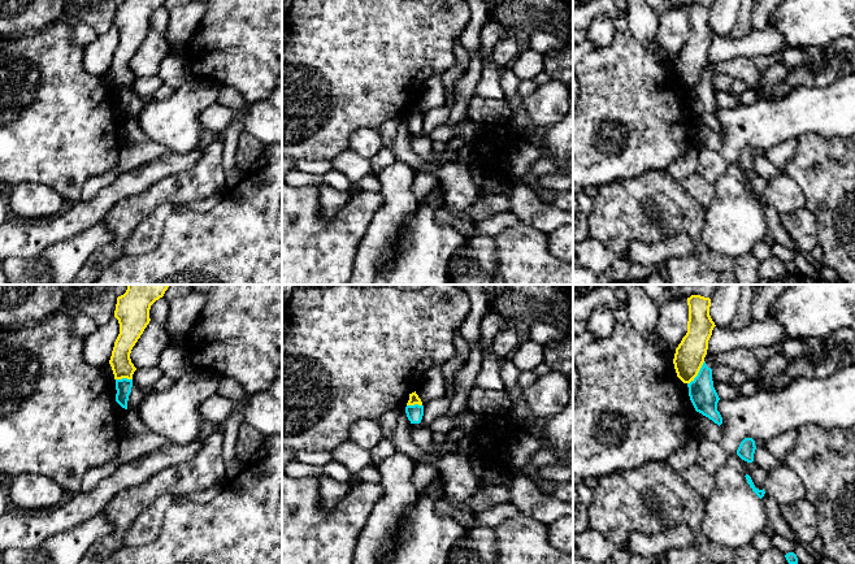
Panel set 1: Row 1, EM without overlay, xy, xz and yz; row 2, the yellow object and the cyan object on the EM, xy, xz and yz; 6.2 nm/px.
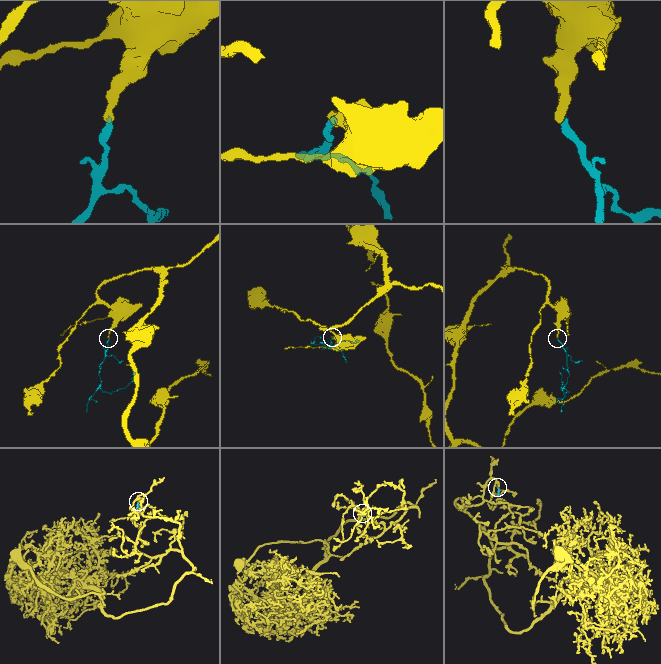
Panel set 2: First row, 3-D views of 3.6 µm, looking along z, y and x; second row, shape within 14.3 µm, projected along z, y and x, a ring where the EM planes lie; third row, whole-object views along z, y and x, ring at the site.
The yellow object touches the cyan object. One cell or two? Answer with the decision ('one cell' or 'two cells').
two cells

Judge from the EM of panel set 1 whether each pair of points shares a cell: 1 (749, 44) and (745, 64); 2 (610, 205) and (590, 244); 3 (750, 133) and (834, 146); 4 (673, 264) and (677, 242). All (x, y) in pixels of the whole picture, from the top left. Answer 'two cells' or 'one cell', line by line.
1: two cells
2: two cells
3: two cells
4: two cells

